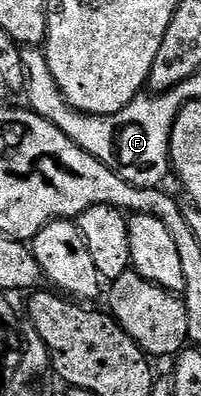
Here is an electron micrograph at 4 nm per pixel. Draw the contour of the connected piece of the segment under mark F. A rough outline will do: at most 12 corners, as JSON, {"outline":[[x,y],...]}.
{"outline":[[25,48],[28,109],[127,184],[162,185],[183,105],[175,90],[108,116],[63,96]]}

